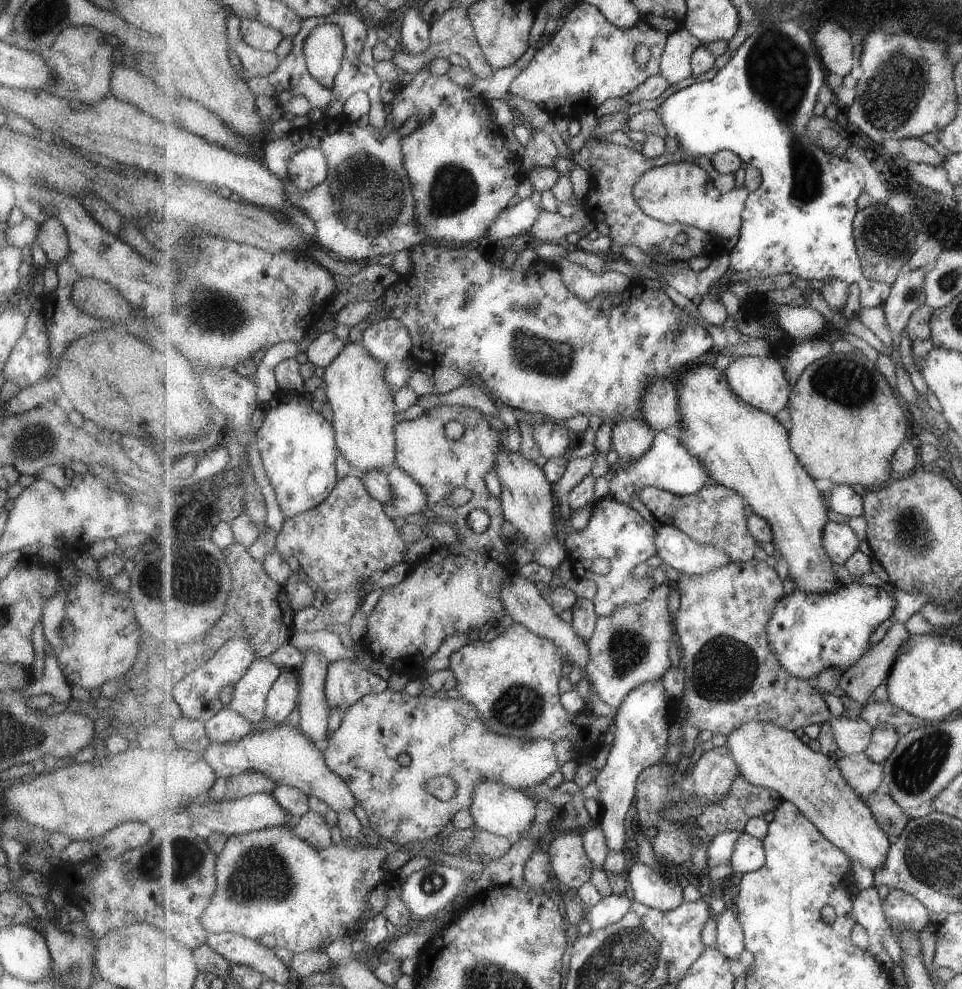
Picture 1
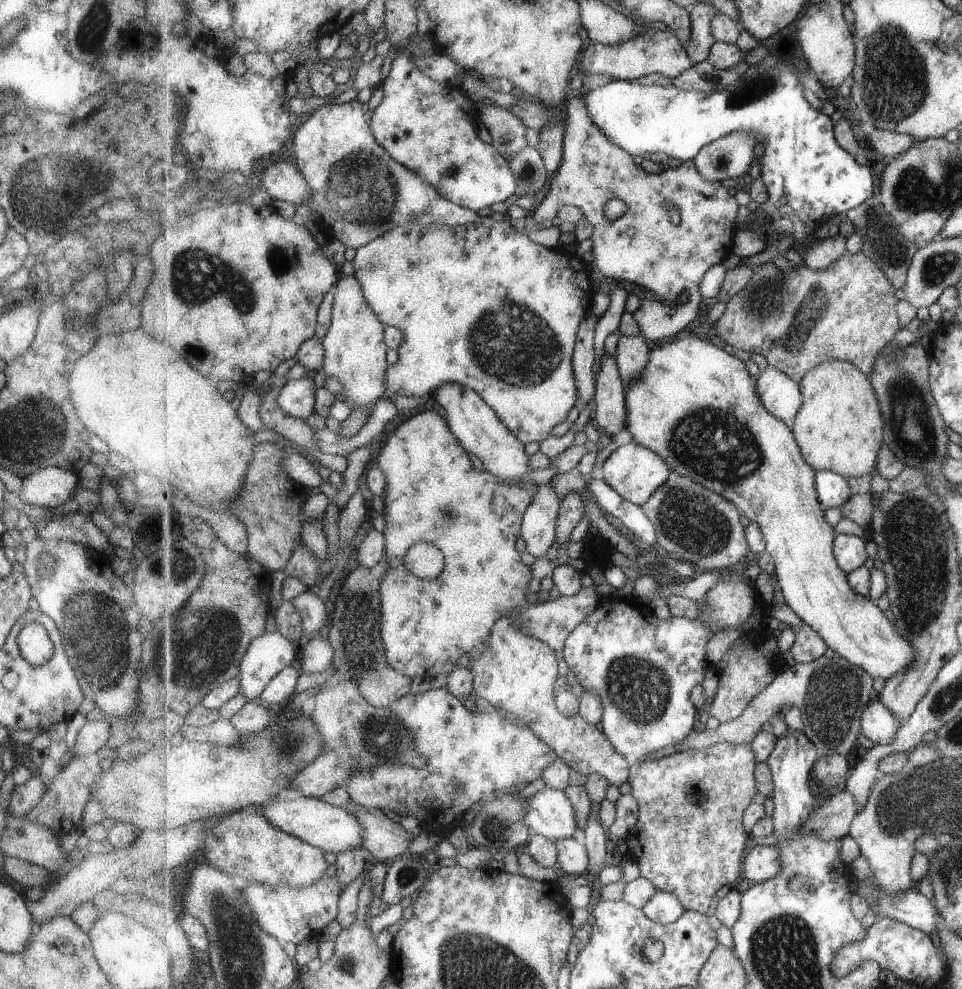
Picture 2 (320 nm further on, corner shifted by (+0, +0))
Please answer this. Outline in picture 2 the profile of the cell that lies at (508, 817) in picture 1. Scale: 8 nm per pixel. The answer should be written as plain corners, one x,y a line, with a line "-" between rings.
546,786
528,798
526,823
533,835
559,839
582,838
578,812
565,791

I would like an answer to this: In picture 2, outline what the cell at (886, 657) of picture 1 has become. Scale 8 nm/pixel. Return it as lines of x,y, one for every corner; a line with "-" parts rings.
835,654
832,658
821,657
810,663
791,665
778,674
778,678
758,694
743,714
735,720
720,723
716,729
694,730
681,742
680,751
689,749
705,749
717,743
736,745
751,744
762,731
767,718
776,714
781,706
796,706
801,712
803,732
818,748
821,756
847,756
857,744
857,736
861,726
860,720
864,708
874,697
873,677
860,666

